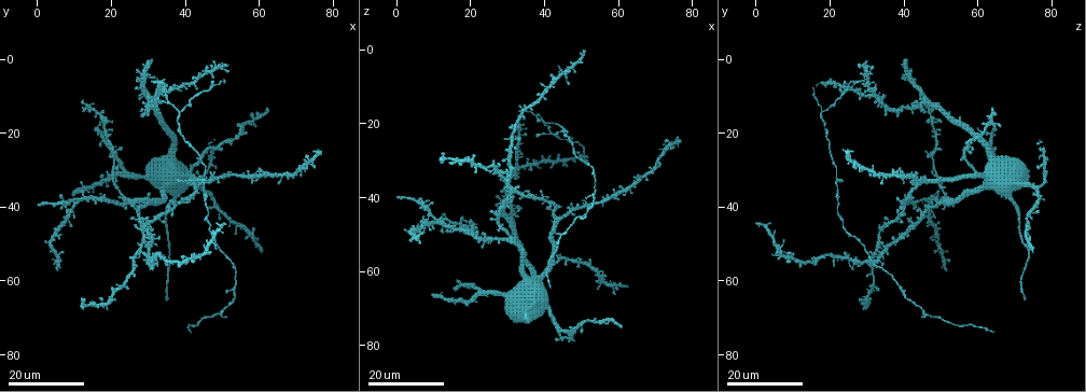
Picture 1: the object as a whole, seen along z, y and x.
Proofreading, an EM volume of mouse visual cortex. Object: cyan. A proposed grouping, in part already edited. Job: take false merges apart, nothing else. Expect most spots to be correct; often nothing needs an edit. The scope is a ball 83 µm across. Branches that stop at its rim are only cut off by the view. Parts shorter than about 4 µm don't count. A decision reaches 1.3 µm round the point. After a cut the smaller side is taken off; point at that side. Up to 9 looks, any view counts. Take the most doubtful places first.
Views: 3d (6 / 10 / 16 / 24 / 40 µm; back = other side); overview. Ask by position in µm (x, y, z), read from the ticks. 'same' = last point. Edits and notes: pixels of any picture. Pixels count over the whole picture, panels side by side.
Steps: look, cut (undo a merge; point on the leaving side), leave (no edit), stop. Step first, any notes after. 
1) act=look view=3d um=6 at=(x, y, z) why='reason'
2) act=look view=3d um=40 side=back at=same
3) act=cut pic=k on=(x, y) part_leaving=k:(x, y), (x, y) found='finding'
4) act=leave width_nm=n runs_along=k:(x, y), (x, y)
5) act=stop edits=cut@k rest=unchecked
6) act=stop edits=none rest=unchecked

act=look view=3d um=24 at=(38.5, 14.0, 18.0) why='three arms meet'

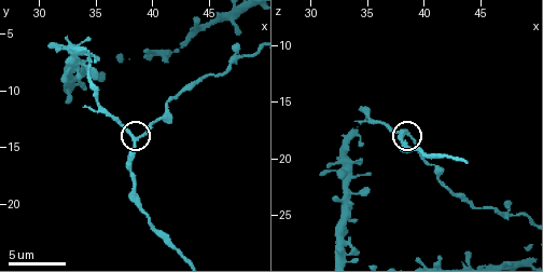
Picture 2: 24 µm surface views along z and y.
act=look view=3d um=6 at=(38.6, 14.4, 18.0) why='zoom in'

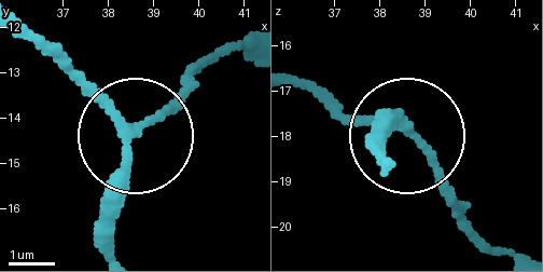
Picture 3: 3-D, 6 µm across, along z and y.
act=leave arms=3 runs_along=3:(28, 28), (131, 125), (209, 55) found='continuous, no second cell'

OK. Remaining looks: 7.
act=look view=3d um=24 at=(44.5, 33.0, 21.5) why='arms part here'

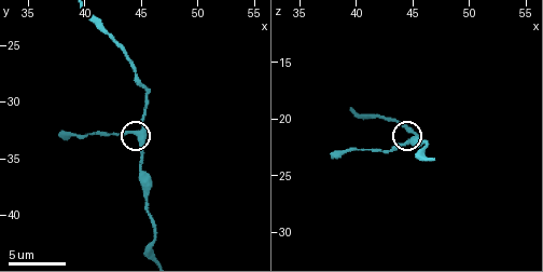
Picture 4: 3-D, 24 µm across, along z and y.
act=look view=3d um=10 at=same

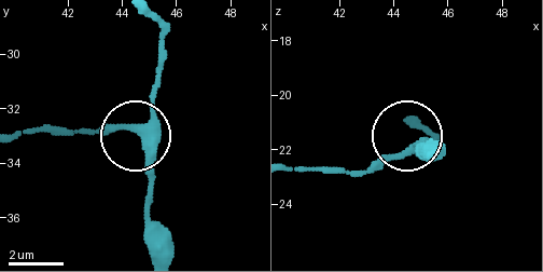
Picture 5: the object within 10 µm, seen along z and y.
act=look view=3d um=10 side=back at=same

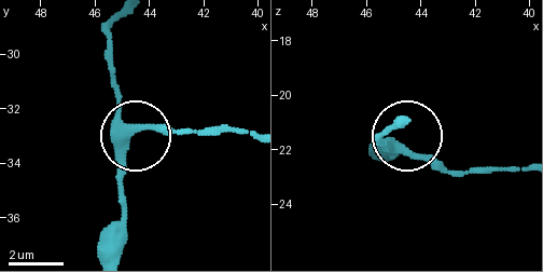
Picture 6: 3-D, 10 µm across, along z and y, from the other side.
act=leave runs_along=6:(116, 17), (110, 31), (110, 80), (124, 130), (219, 130) found='one cell here'

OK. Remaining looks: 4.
act=look view=3d um=10 at=(48.6, 7.0, 25.0) why='side arm on a straight run'

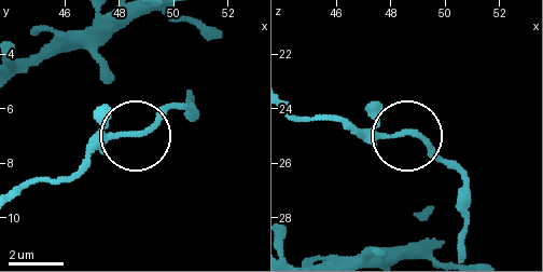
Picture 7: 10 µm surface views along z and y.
act=look view=3d um=6 at=(48.3, 6.9, 24.9)

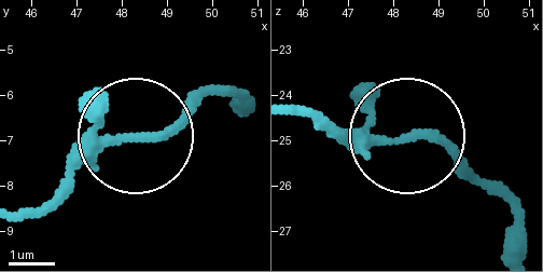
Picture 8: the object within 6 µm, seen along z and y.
act=leave arms=3 found='continuous, no second cell'

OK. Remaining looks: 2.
act=look view=3d um=16 at=(45.0, 38.5, 22.0) why='calibre changes'

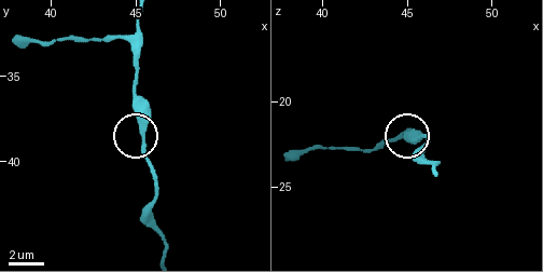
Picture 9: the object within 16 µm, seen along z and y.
act=look view=3d um=10 at=same

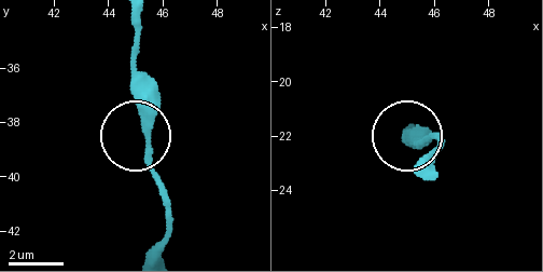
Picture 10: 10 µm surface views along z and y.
act=leave runs_along=10:(138, 22), (134, 91), (168, 221) found='continuous, no second cell'

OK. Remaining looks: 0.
act=stop edits=none rest=unchecked

